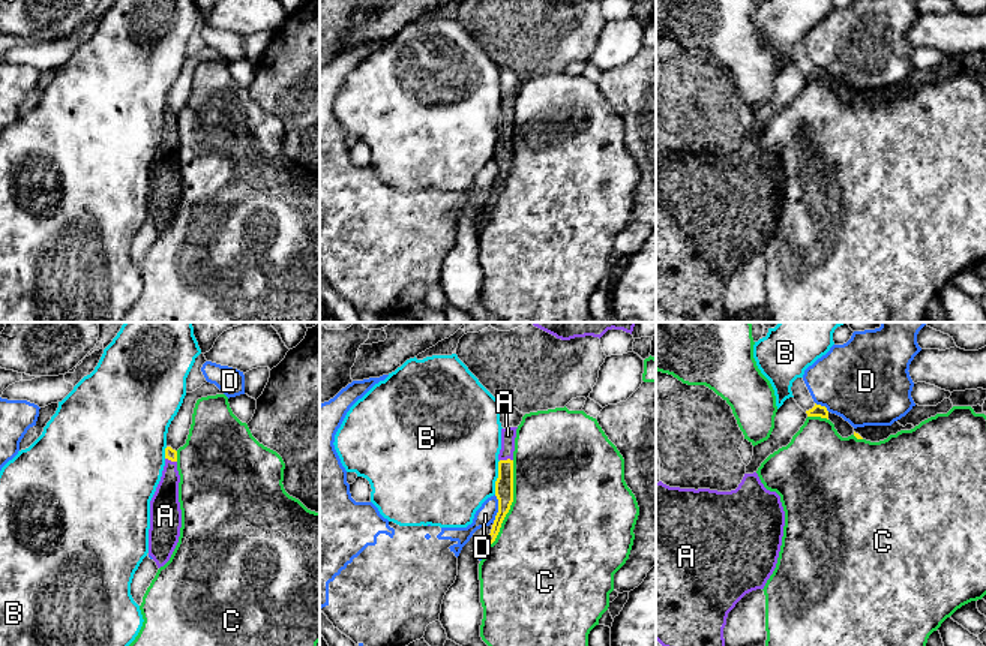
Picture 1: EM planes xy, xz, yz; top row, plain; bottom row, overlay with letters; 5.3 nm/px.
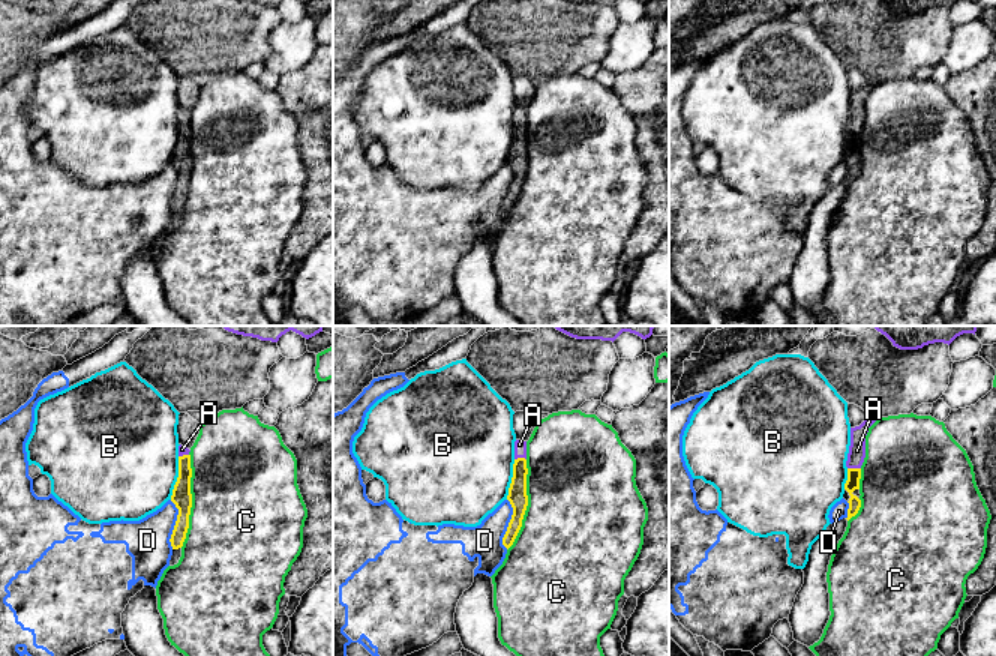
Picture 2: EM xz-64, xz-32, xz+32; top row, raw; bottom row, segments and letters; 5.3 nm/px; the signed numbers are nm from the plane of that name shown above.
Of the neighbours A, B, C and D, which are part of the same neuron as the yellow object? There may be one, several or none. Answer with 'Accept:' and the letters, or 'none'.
Accept: A

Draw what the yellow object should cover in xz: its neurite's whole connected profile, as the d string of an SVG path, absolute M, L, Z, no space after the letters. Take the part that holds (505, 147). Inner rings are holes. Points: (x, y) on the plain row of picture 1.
M518 91L501 93L501 114L498 118L498 142L495 145L495 160L498 177L495 180L488 208L492 208L500 196L501 187L513 166L513 115Z

